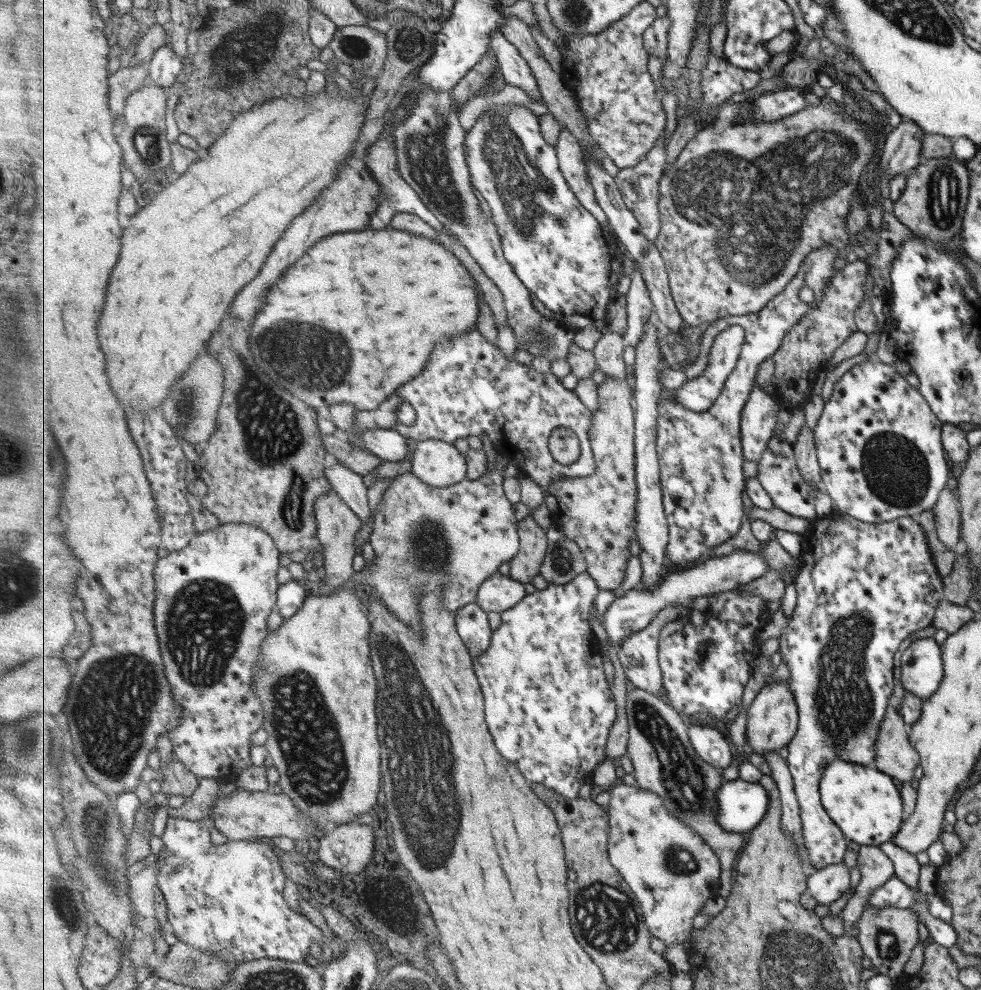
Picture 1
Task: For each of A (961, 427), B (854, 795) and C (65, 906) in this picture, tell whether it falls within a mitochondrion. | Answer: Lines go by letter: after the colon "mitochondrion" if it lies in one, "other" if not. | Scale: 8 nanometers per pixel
A: other
B: other
C: mitochondrion

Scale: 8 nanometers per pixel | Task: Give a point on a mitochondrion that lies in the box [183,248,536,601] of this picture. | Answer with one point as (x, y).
(272, 432)

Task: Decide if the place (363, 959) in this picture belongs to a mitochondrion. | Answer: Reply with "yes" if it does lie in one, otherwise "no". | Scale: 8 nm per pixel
no

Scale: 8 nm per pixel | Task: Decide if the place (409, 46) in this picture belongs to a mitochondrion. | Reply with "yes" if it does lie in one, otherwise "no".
yes

